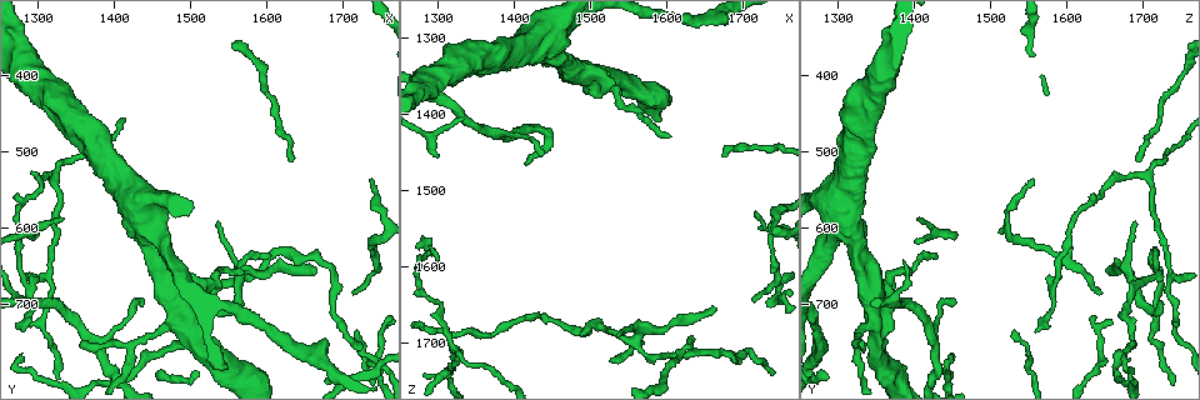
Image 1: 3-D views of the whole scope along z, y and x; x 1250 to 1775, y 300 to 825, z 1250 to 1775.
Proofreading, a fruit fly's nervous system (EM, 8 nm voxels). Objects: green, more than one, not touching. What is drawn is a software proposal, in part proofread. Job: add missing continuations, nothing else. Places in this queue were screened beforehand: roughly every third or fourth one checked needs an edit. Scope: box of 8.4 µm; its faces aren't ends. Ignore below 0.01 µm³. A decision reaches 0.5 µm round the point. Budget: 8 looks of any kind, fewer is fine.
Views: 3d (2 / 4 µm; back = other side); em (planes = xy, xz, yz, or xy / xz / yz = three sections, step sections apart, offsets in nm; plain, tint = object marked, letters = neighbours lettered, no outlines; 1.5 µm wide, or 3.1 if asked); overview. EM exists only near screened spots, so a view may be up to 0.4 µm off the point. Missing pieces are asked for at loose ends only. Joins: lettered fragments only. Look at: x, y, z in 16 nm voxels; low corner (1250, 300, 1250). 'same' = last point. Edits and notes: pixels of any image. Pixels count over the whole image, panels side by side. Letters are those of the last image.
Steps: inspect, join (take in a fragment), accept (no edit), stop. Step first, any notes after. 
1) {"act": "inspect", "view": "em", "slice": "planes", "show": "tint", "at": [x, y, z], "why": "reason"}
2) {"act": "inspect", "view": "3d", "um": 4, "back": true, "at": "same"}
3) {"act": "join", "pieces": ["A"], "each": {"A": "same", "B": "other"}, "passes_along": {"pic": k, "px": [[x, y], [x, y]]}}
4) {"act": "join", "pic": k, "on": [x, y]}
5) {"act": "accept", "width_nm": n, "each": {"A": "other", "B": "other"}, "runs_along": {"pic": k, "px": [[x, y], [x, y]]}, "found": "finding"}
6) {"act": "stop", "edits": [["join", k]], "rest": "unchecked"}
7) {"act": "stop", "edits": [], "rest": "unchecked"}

{"act": "inspect", "view": "3d", "um": 2, "at": [1665, 655, 1650], "why": "thin end"}

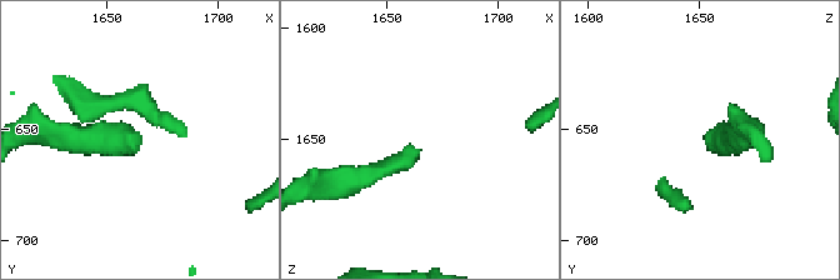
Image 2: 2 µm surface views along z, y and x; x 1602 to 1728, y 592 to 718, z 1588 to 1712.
{"act": "inspect", "view": "em", "slice": "xy", "step": 8, "show": "letters", "at": [1667, 656, 1654], "why": "shape alone is not enough"}

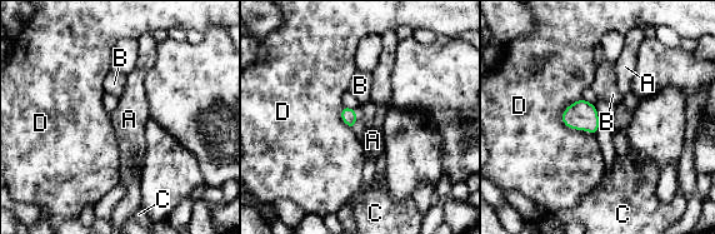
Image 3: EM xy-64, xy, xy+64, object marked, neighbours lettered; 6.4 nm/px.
{"act": "join", "pieces": ["A"], "width_nm": 100, "each": {"A": "same", "B": "other", "C": "other", "D": "other"}, "passes_along": {"pic": 3, "px": [[348, 115], [355, 119], [373, 140]]}, "found": "the neuron continues"}

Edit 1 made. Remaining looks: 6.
{"act": "inspect", "view": "overview"}

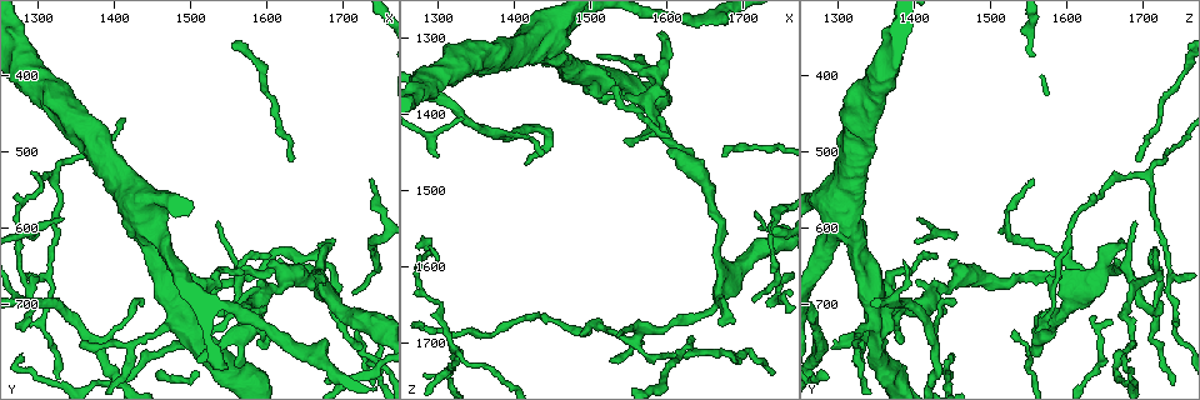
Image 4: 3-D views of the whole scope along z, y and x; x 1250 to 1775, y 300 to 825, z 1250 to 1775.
{"act": "inspect", "view": "em", "slice": "planes", "show": "letters", "at": [1535, 590, 1690], "why": "thin end"}

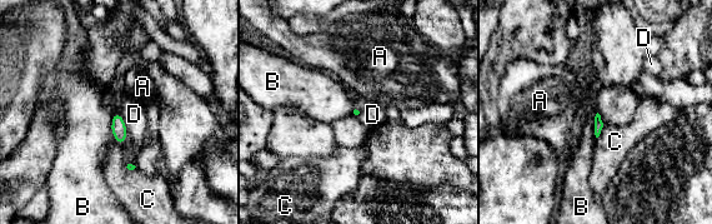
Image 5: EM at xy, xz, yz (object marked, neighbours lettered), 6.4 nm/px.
{"act": "accept", "each": {"A": "other", "B": "other", "C": "other", "D": "other"}, "border": {"pic": 5, "px": [[597, 113], [593, 119], [596, 138]]}, "found": "none of them fits"}

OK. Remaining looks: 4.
{"act": "inspect", "view": "em", "slice": "xy", "step": 4, "show": "plain", "at": [1625, 510, 1690], "why": "free end"}

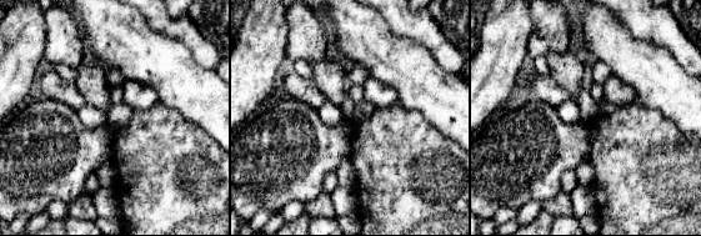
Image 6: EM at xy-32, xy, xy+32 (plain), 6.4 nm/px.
{"act": "inspect", "view": "em", "slice": "xy", "step": 4, "show": "letters", "at": "same"}

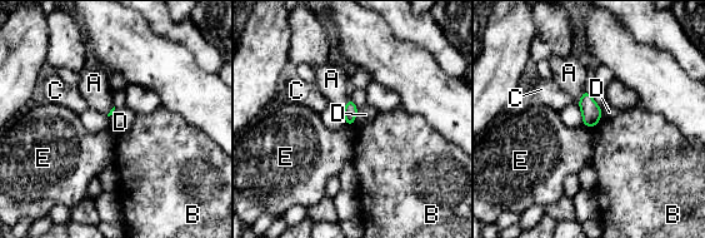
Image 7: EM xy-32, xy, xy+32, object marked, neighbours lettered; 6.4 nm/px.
{"act": "accept", "each": {"A": "other", "B": "other", "C": "other", "D": "other", "E": "other"}, "border": {"pic": 7, "px": [[584, 89], [578, 104]]}, "found": "no lettered fragment goes on from it"}

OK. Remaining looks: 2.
{"act": "stop", "edits": [["join", 3]], "rest": "unchecked"}

